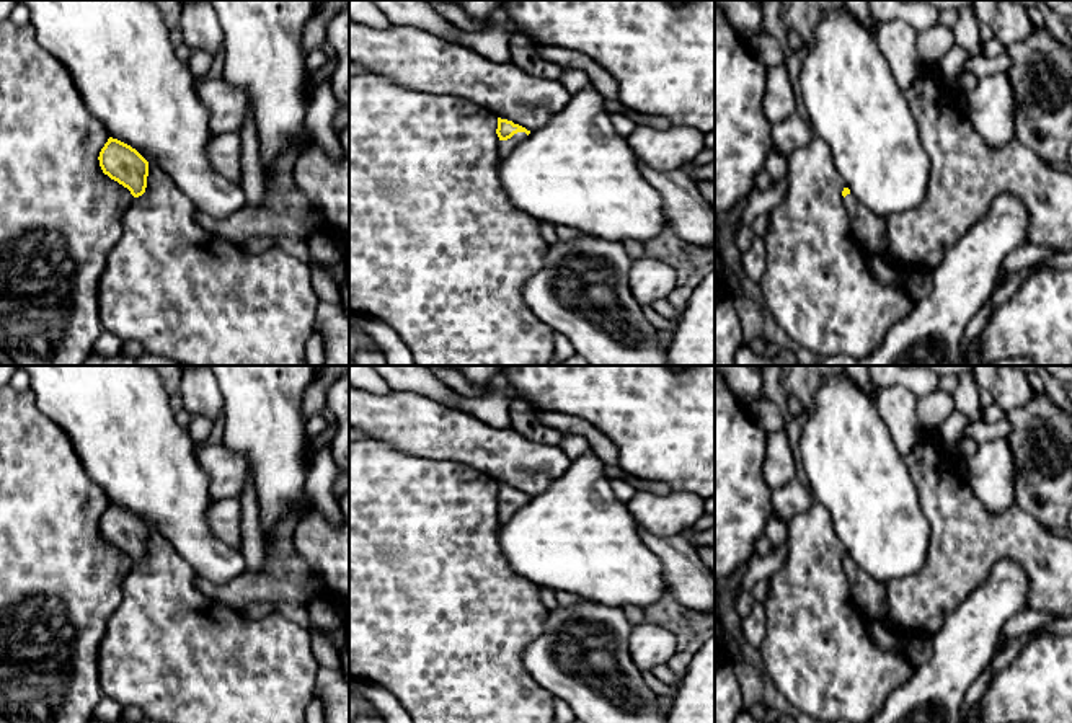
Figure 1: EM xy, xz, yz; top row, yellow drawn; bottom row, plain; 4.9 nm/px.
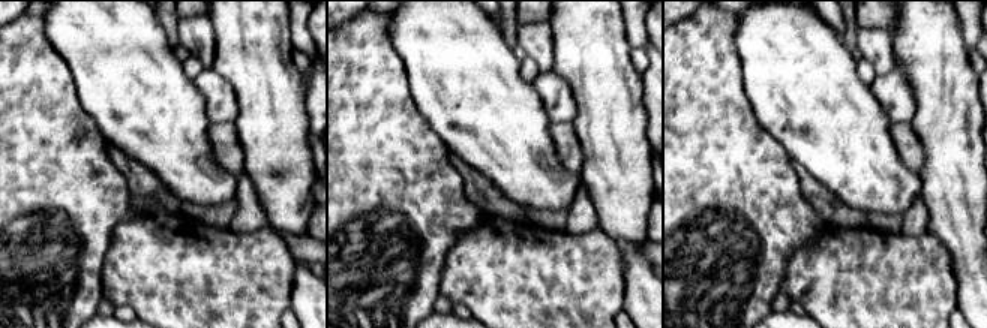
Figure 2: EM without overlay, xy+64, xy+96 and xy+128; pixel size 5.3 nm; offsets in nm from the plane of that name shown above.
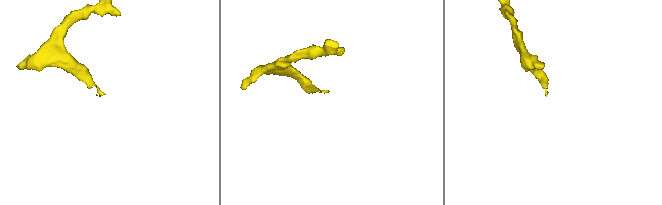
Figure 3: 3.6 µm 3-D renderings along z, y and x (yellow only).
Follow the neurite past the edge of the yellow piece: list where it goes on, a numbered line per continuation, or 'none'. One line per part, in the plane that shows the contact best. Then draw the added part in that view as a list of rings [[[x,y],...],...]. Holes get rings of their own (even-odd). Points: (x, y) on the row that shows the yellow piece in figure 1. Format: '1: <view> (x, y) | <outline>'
1: xz (504, 146) | [[[517,132],[507,140],[499,140],[499,153],[507,155],[525,137],[527,137],[525,132]]]

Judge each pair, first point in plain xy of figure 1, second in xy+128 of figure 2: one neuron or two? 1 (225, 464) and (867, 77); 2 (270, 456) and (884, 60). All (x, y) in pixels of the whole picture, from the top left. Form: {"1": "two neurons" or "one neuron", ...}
{"1": "two neurons", "2": "two neurons"}

